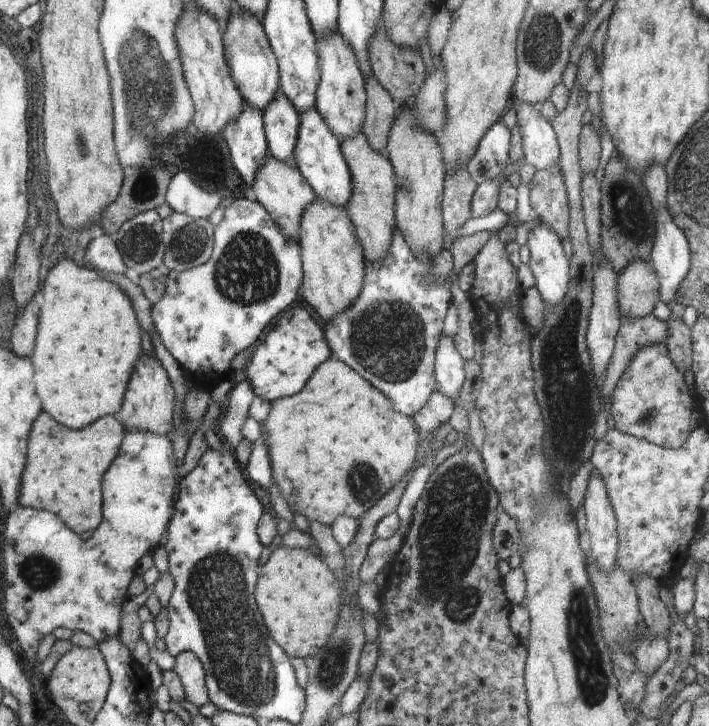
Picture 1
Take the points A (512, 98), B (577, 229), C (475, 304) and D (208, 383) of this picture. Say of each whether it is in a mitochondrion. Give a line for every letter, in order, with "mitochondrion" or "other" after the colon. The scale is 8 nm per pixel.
A: other
B: other
C: other
D: other

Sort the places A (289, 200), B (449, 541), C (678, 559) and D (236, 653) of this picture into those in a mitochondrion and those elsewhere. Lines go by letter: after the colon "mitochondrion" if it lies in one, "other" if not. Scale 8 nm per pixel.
A: other
B: mitochondrion
C: other
D: mitochondrion

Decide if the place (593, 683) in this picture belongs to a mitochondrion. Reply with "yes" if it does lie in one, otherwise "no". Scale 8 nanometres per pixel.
yes

